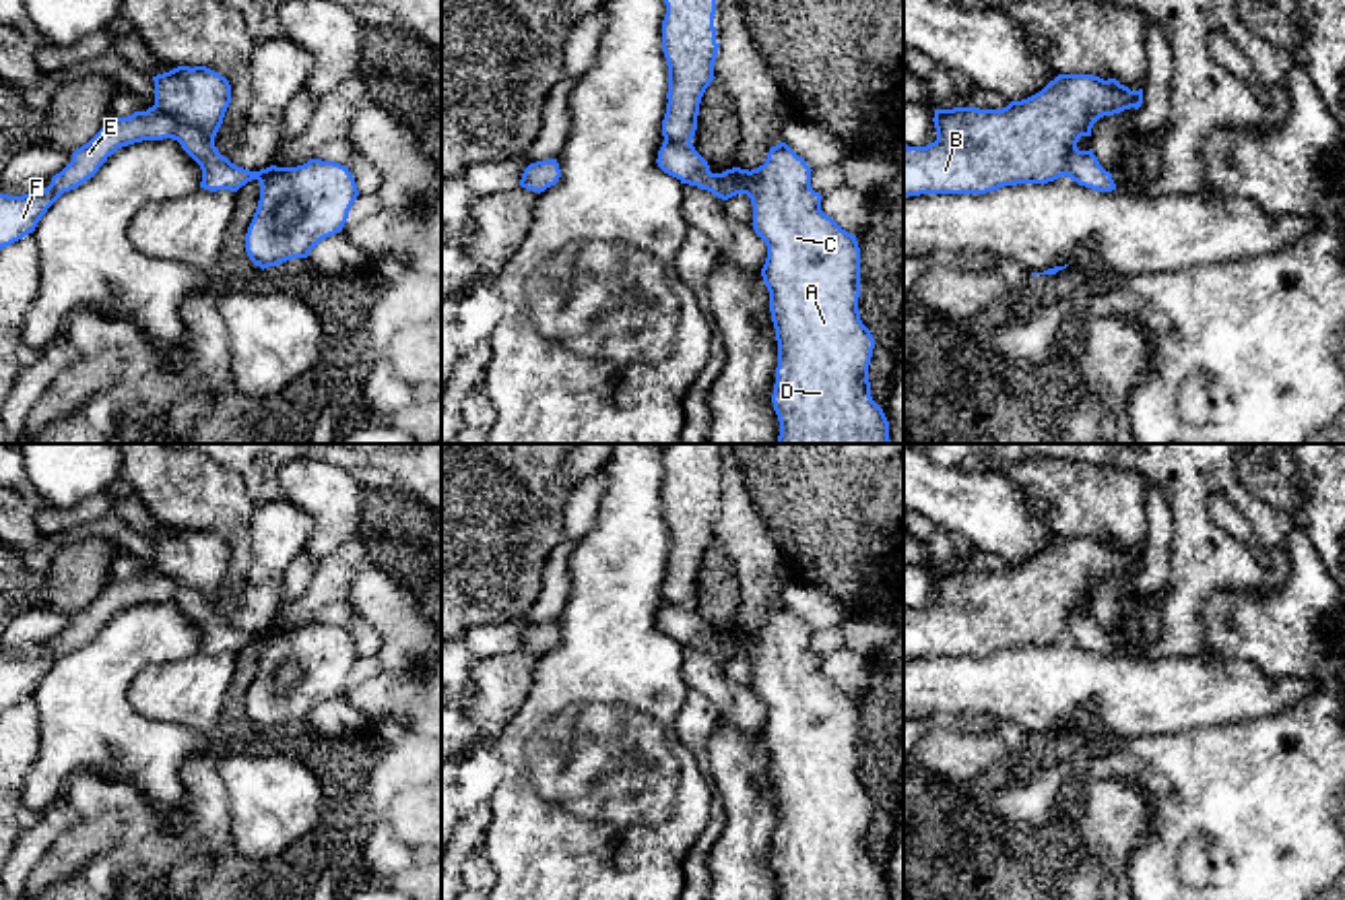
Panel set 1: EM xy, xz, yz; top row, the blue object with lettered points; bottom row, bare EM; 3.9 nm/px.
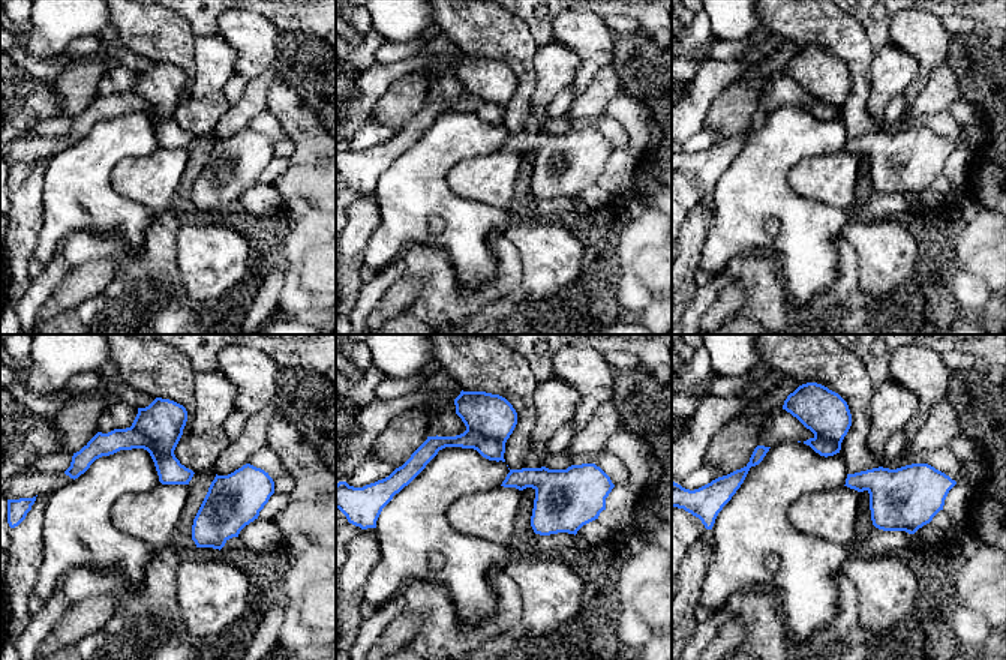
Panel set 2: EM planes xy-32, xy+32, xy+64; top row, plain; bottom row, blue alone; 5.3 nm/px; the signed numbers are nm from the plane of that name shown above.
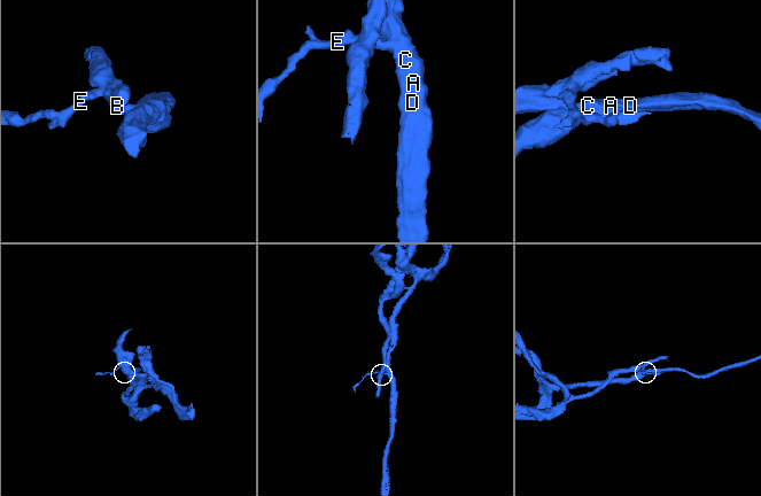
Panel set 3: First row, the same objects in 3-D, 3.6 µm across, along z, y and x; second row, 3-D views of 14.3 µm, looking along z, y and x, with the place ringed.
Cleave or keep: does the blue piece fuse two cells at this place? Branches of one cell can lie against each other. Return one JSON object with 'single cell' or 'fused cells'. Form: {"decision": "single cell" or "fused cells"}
{"decision": "fused cells"}

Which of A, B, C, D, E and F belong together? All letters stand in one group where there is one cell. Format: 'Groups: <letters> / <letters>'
Groups: A C D / B E F

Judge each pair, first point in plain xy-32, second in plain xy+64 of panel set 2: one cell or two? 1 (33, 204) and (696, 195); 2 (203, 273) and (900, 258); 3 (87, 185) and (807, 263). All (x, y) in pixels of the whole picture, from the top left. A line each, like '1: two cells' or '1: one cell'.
1: two cells
2: one cell
3: one cell

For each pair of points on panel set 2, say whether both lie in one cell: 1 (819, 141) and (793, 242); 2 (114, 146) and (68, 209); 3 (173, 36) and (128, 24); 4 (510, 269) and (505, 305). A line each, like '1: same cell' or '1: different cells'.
1: same cell
2: same cell
3: same cell
4: same cell

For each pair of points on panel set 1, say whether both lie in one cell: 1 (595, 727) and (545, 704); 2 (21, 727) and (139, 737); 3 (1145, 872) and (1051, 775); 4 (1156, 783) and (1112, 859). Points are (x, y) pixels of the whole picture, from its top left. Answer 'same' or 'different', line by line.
1: same
2: different
3: different
4: different

